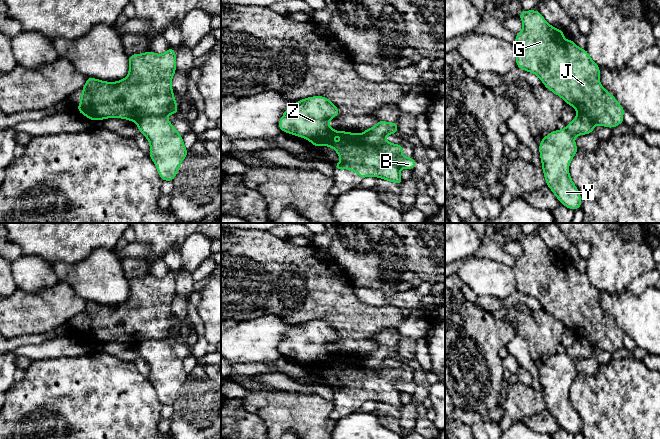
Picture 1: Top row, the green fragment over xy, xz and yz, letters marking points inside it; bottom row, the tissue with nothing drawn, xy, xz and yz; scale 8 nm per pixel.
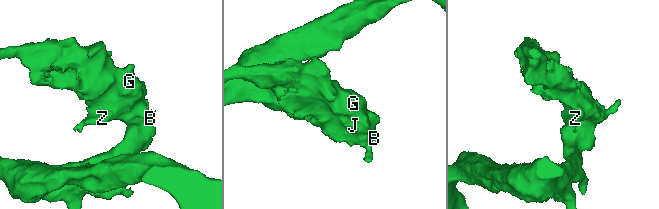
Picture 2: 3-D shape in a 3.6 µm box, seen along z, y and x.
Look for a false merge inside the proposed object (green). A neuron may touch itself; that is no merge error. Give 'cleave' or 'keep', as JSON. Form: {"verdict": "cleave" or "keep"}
{"verdict": "cleave"}

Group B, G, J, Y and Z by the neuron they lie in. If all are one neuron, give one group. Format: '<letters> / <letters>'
B Y / G J Z

